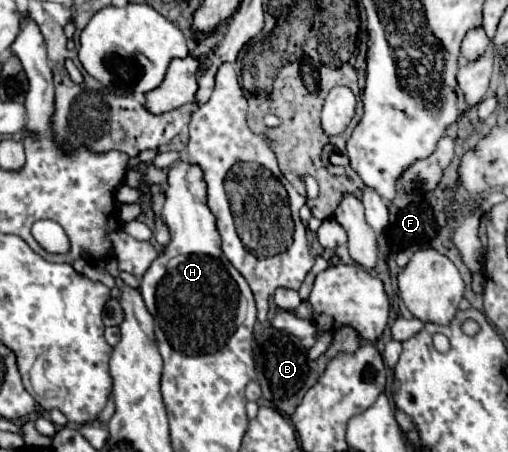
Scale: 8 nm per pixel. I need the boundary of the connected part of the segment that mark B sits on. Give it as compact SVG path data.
M269 327L261 333L261 337L255 341L255 351L253 351L253 359L255 359L255 371L257 371L257 383L261 385L263 397L267 401L273 403L273 407L285 415L291 417L293 411L297 409L297 405L301 403L303 395L307 393L309 387L315 385L315 381L319 379L319 375L325 371L325 363L335 357L339 351L355 351L359 347L359 335L353 327L339 327L333 331L333 343L329 345L329 349L319 357L319 359L309 359L307 357L307 349L299 343L299 339L295 339L295 335L287 333L287 331L279 331L275 327Z

